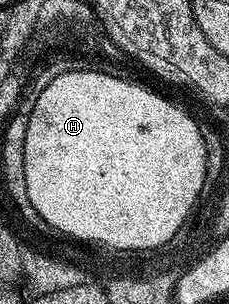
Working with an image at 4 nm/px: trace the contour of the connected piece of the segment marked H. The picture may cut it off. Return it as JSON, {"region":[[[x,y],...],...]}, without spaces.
{"region":[[[64,71],[51,78],[50,82],[43,86],[40,90],[42,92],[37,97],[37,102],[33,105],[33,110],[28,110],[27,116],[29,122],[27,123],[27,139],[29,142],[29,193],[31,194],[31,209],[34,213],[44,213],[45,218],[49,222],[55,223],[63,231],[75,231],[81,237],[99,237],[102,245],[111,244],[116,247],[118,244],[130,246],[144,246],[151,243],[156,244],[157,241],[165,241],[165,237],[173,234],[173,229],[177,229],[177,225],[181,225],[181,217],[185,217],[185,209],[189,209],[189,201],[193,201],[196,194],[197,185],[201,185],[201,142],[204,141],[206,134],[201,131],[200,127],[184,113],[177,105],[172,105],[165,97],[160,97],[157,93],[152,93],[149,89],[144,89],[141,85],[136,85],[133,81],[124,81],[121,75],[114,75],[106,71],[88,71],[89,73],[70,73]]]}

